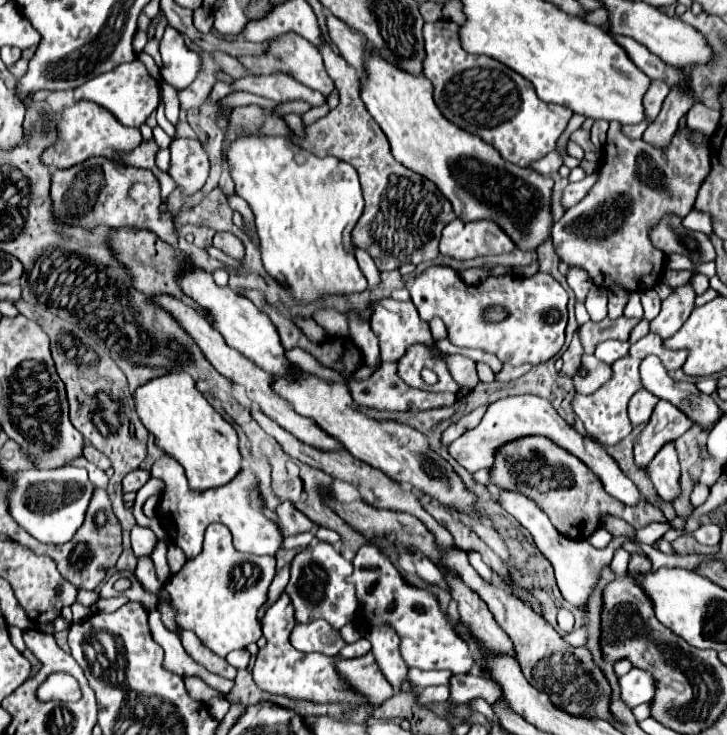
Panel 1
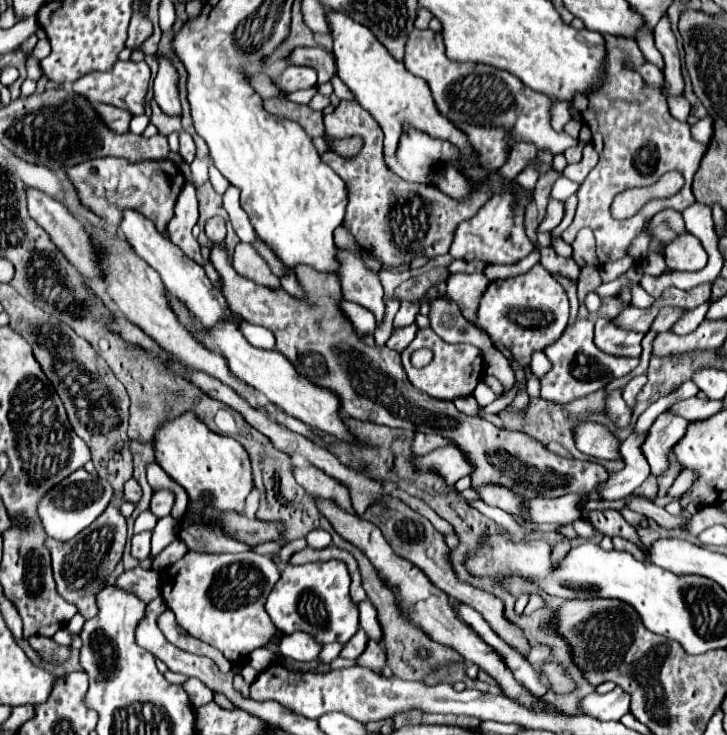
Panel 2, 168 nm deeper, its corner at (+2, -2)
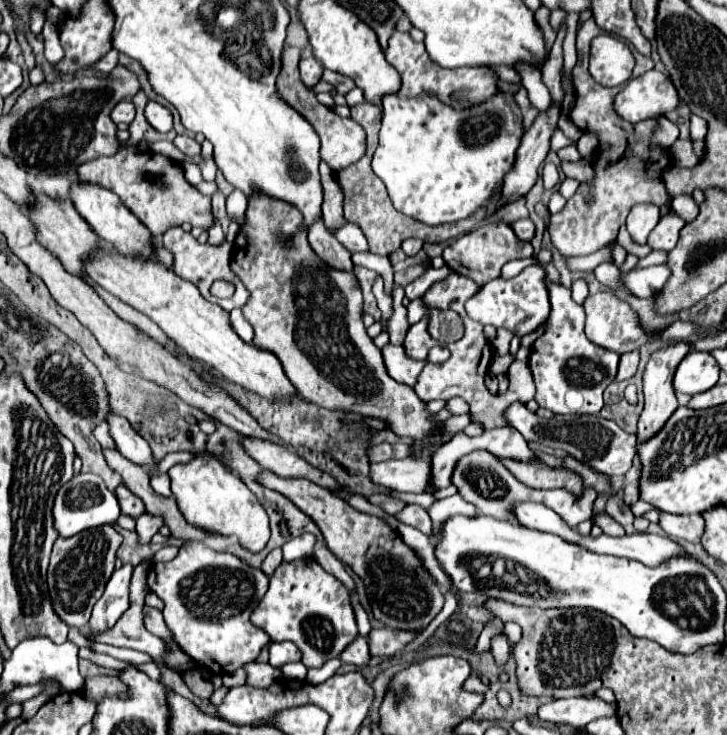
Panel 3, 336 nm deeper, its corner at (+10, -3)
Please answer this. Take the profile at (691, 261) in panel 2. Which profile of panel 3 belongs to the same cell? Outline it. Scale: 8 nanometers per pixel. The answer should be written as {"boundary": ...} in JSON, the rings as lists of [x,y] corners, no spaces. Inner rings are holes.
{"boundary":[[[666,214],[664,218],[660,218],[658,226],[652,230],[650,238],[648,238],[648,244],[654,248],[654,250],[674,250],[676,244],[678,244],[678,238],[680,238],[680,230],[682,230],[684,222],[676,216],[676,214]]]}

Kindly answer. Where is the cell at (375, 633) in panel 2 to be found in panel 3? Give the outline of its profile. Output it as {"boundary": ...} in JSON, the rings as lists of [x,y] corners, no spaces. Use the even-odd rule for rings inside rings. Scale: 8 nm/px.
{"boundary":[[[320,546],[320,548],[316,548],[314,550],[314,558],[316,558],[316,562],[324,568],[324,570],[328,570],[330,574],[334,574],[344,586],[346,586],[346,590],[352,594],[352,592],[356,592],[356,586],[354,586],[354,580],[350,578],[350,574],[346,572],[346,568],[344,568],[344,564],[326,548],[326,546]]]}

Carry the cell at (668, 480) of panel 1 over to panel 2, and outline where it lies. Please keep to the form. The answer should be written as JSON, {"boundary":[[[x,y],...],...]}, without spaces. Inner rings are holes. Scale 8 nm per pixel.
{"boundary":[[[670,409],[664,411],[648,429],[642,453],[652,467],[652,475],[660,475],[668,467],[668,453],[686,431],[686,421]]]}

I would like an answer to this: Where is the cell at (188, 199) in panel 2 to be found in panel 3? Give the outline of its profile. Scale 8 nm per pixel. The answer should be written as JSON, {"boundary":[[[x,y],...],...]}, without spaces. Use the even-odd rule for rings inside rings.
{"boundary":[[[172,226],[172,228],[168,228],[168,230],[162,234],[162,246],[164,246],[168,252],[172,252],[172,256],[174,256],[174,266],[172,266],[172,270],[174,270],[180,278],[192,282],[192,284],[200,290],[200,294],[202,294],[206,300],[220,304],[220,306],[222,306],[224,310],[228,310],[228,312],[234,310],[234,308],[242,308],[242,306],[244,306],[244,302],[248,300],[248,292],[246,292],[246,288],[242,286],[242,282],[234,276],[234,272],[232,272],[230,266],[228,266],[228,264],[230,264],[230,254],[232,254],[232,246],[230,246],[228,242],[224,242],[222,246],[198,244],[192,234],[186,234],[180,226]],[[214,280],[232,282],[232,284],[236,286],[234,296],[228,298],[228,300],[214,298],[214,296],[210,294],[210,284],[212,284]]]}

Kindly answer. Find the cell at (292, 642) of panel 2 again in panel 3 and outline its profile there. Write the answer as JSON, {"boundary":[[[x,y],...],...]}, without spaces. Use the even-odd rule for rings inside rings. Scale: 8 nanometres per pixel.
{"boundary":[[[272,642],[270,644],[270,664],[274,668],[280,668],[288,662],[298,662],[302,658],[300,650],[292,642]]]}

